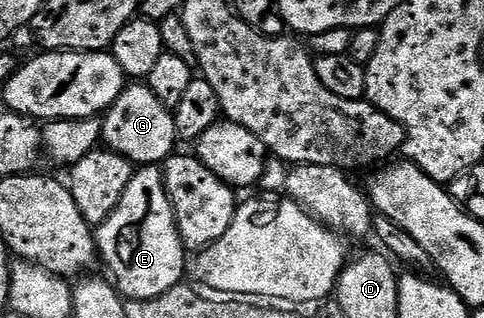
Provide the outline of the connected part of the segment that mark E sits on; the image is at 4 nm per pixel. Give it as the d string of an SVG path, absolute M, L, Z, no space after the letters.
M141 165L134 170L131 185L123 189L115 213L96 228L95 238L100 262L109 266L108 274L126 300L159 297L187 275L187 248L181 241L160 166Z

